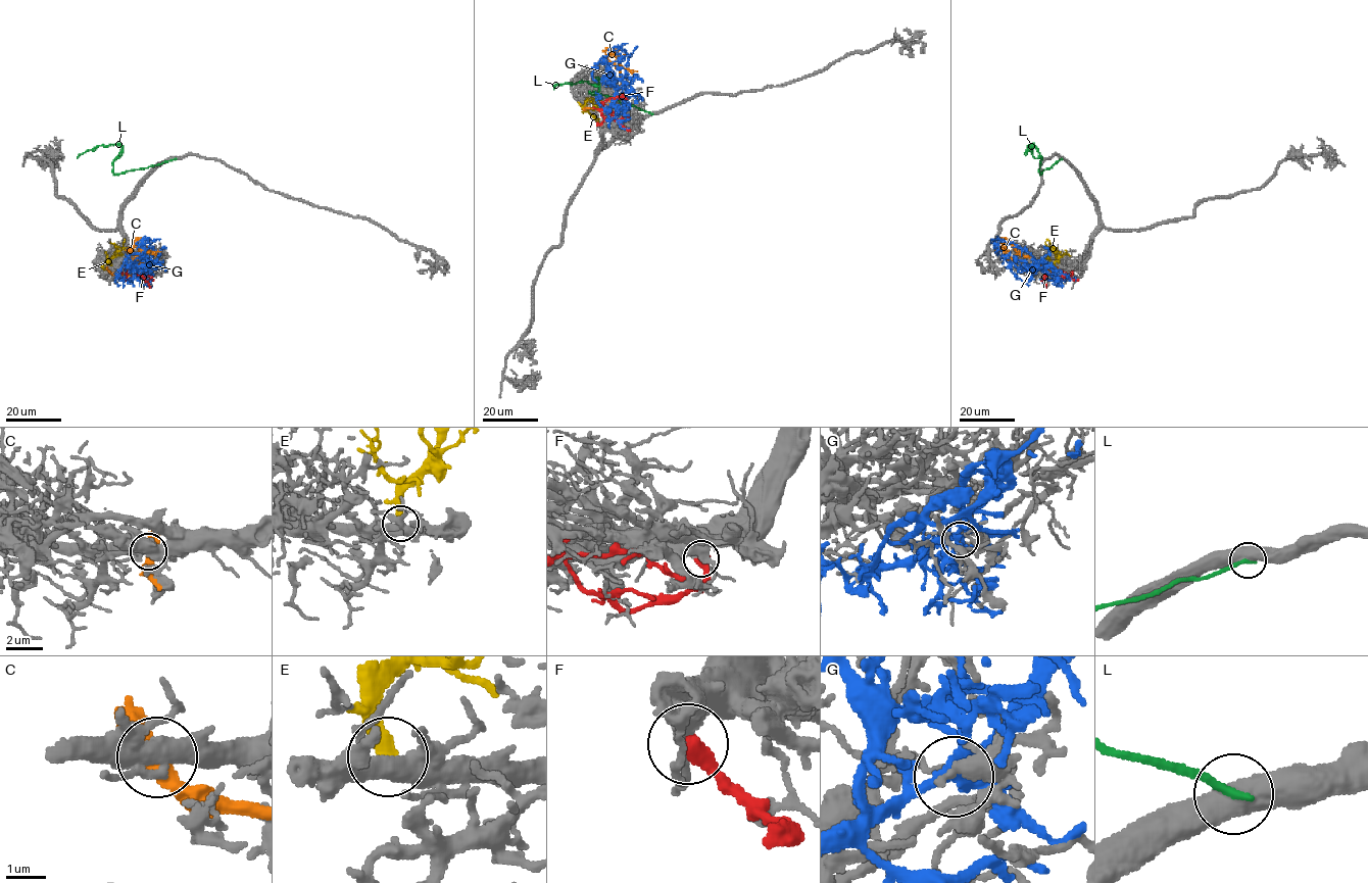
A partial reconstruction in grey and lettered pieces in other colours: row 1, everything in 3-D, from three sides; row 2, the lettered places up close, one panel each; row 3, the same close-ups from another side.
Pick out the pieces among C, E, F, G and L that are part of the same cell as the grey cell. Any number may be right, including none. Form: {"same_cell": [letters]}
{"same_cell": ["E"]}

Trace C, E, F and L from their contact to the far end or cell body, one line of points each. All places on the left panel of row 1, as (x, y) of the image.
C: (108, 271), (128, 276), (145, 259), (141, 250), (143, 237), (130, 250), (126, 249)
E: (103, 268), (103, 264), (121, 248), (124, 238)
F: (120, 272), (128, 278), (125, 280), (127, 273), (132, 271), (154, 281)
L: (175, 158), (114, 174), (112, 161), (121, 149), (118, 145), (99, 145), (77, 158)

